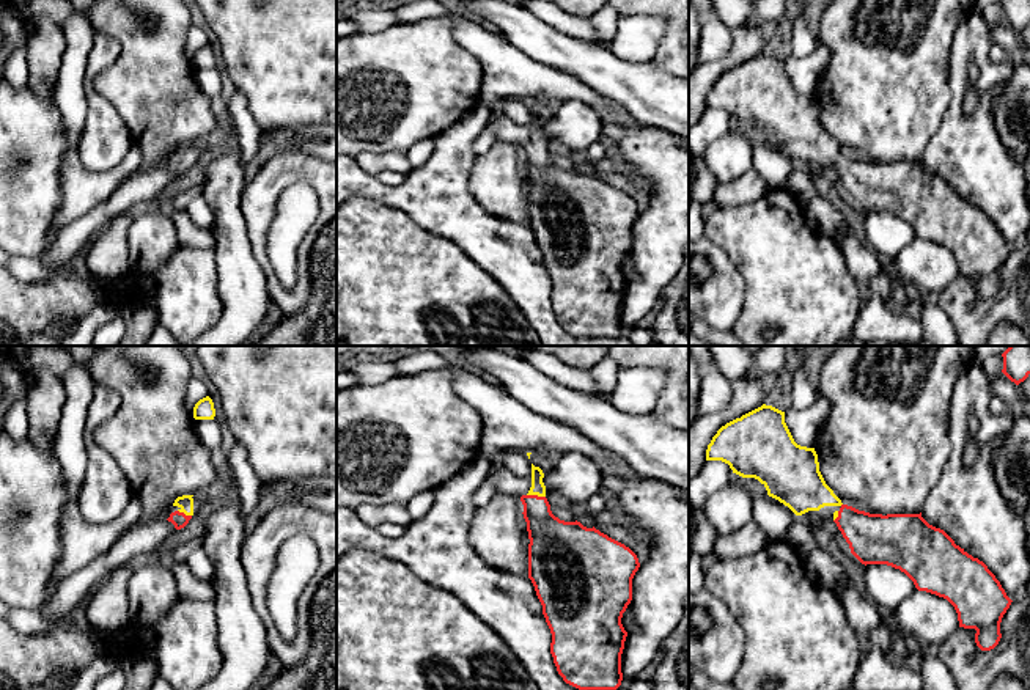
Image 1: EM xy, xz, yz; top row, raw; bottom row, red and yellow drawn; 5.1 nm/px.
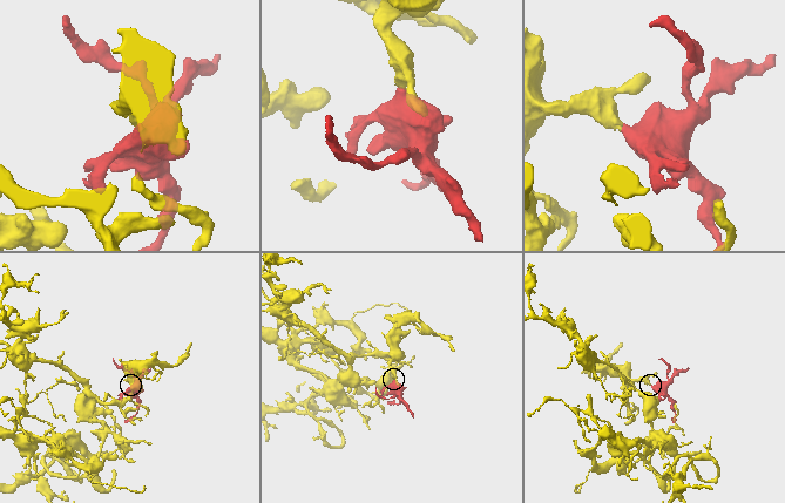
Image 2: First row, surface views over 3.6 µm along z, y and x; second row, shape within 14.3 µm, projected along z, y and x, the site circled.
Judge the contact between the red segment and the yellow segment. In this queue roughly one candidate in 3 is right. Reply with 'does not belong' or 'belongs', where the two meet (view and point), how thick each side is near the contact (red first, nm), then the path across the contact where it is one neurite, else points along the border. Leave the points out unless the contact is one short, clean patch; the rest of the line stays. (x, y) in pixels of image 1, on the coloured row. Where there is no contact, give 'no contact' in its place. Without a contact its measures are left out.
belongs; contact xz (537, 495); calibres 240 and 70 nm; way xz (552, 541), (537, 513), (537, 495), (538, 488)

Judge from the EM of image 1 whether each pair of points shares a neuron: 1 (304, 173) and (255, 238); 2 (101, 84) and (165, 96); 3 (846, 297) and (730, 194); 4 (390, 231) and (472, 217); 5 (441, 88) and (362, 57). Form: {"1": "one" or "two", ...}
{"1": "one", "2": "one", "3": "two", "4": "two", "5": "one"}

